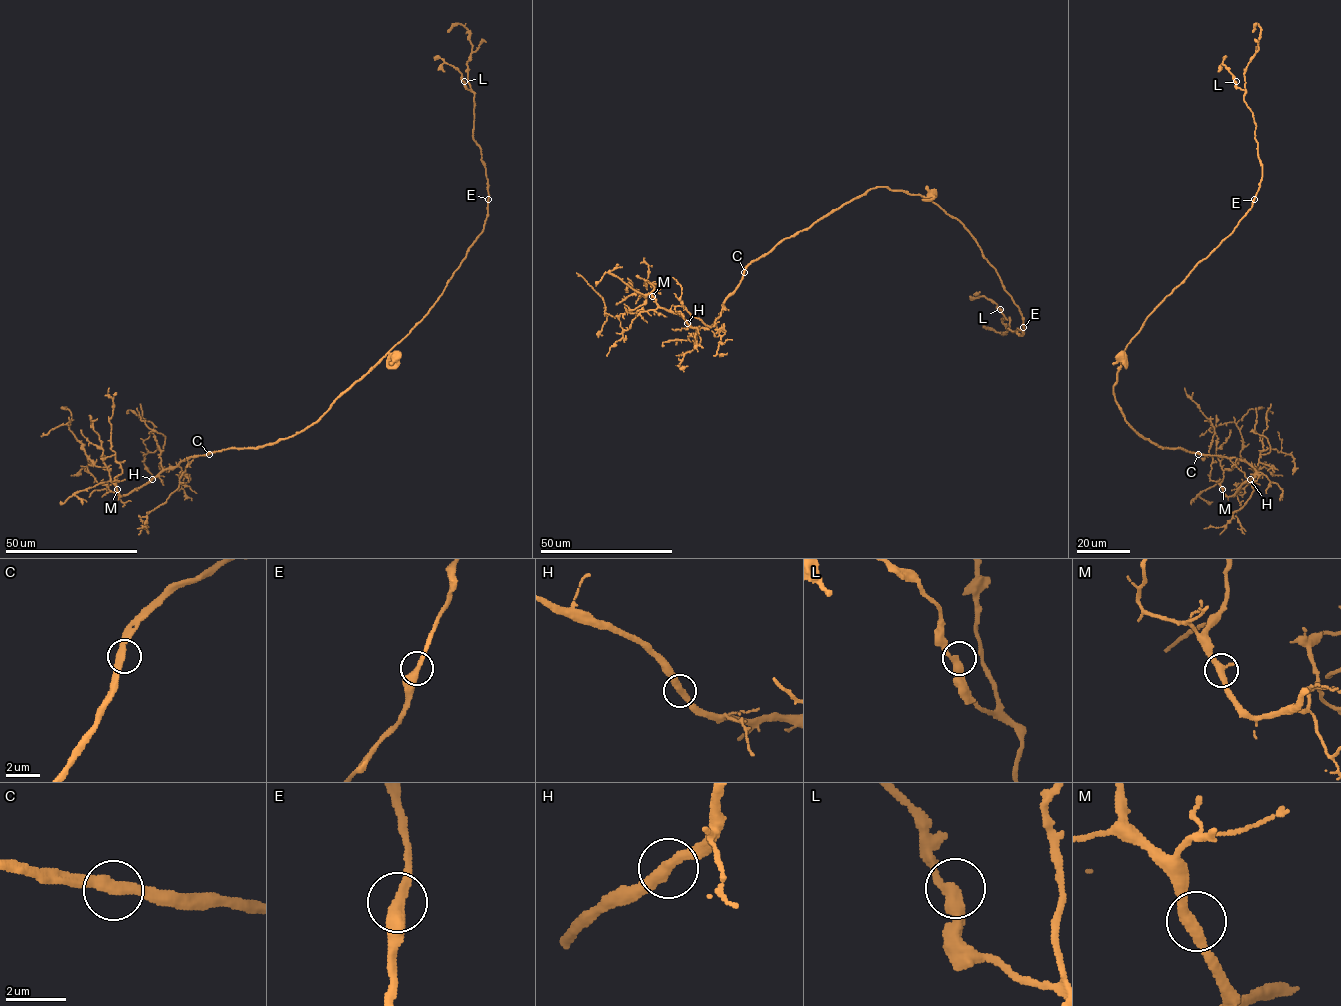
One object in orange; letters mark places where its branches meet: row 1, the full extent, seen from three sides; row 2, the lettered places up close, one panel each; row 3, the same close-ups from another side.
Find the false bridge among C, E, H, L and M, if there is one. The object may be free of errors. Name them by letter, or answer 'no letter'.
no letter

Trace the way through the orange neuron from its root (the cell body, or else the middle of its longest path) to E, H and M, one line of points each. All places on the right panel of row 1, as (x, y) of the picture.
E: (1120, 356), (1154, 309), (1232, 233), (1254, 199)
H: (1120, 356), (1124, 354), (1114, 386), (1115, 401), (1142, 437), (1162, 448), (1244, 460), (1254, 469), (1250, 479)
M: (1120, 356), (1115, 401), (1142, 437), (1162, 448), (1237, 458), (1254, 469), (1234, 494), (1228, 496), (1222, 489)

